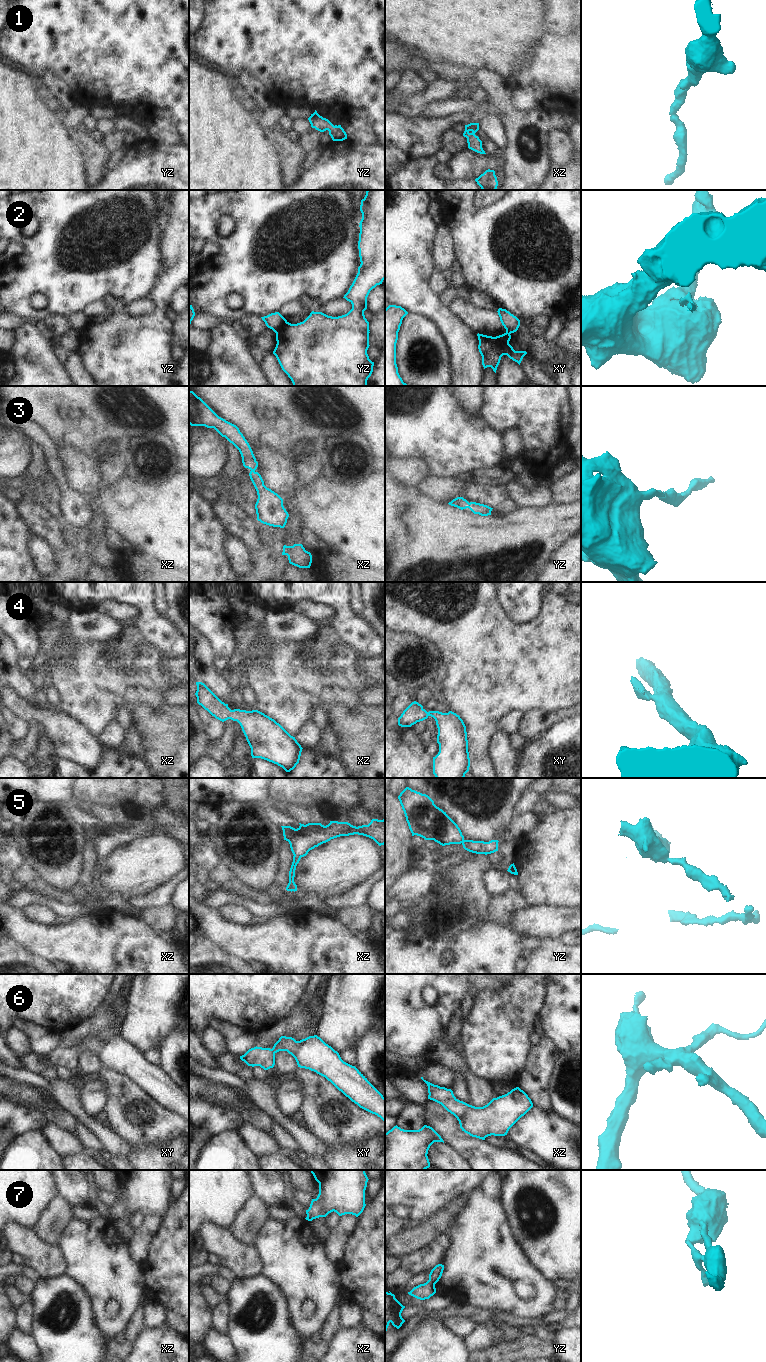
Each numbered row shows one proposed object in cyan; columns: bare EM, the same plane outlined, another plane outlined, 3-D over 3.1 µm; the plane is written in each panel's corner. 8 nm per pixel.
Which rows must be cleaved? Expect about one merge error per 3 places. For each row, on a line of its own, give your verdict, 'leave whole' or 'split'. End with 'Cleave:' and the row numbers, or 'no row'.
1: leave whole
2: split
3: leave whole
4: leave whole
5: leave whole
6: split
7: split
Cleave: 2, 6, 7

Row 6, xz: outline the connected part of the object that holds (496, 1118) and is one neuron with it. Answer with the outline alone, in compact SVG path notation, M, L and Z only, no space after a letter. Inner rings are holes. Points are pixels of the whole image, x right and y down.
M519 1087L493 1098L483 1107L470 1105L463 1117L457 1118L460 1128L472 1137L505 1136L509 1129L531 1108L533 1103Z

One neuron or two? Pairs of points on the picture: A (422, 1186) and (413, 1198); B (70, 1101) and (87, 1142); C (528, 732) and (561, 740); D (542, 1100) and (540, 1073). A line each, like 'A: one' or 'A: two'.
A: one
B: two
C: two
D: one

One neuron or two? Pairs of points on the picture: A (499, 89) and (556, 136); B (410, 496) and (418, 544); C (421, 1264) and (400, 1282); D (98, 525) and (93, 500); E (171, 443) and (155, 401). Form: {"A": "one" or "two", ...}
{"A": "two", "B": "one", "C": "two", "D": "one", "E": "two"}

